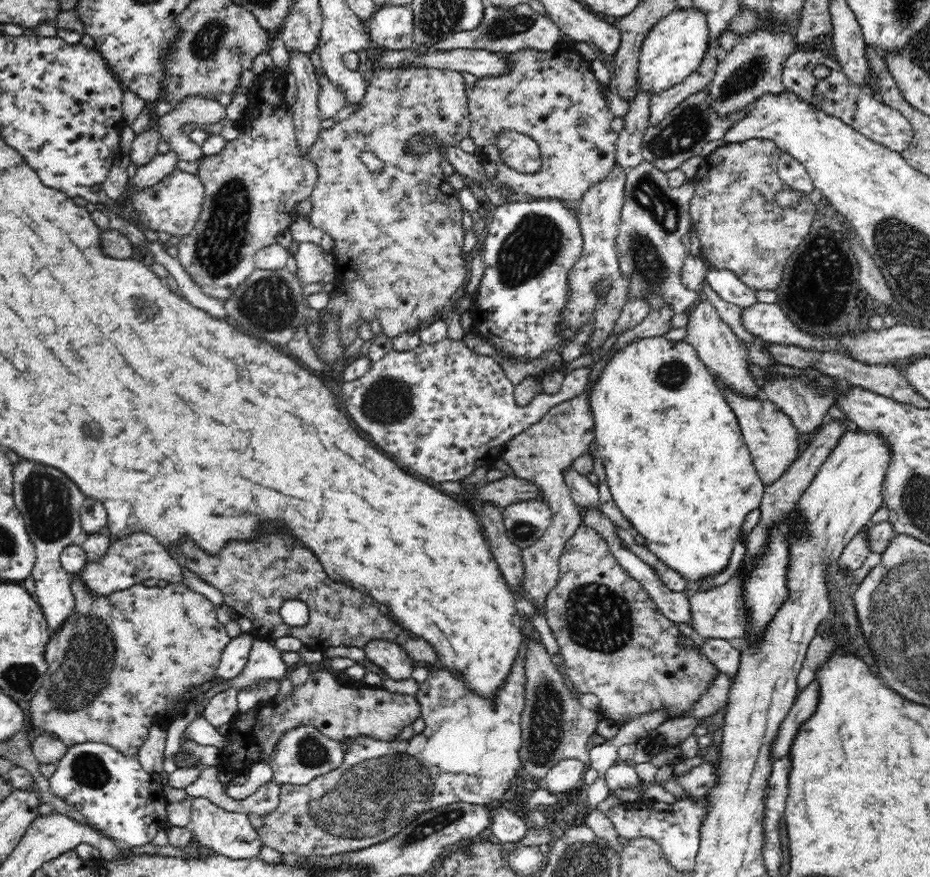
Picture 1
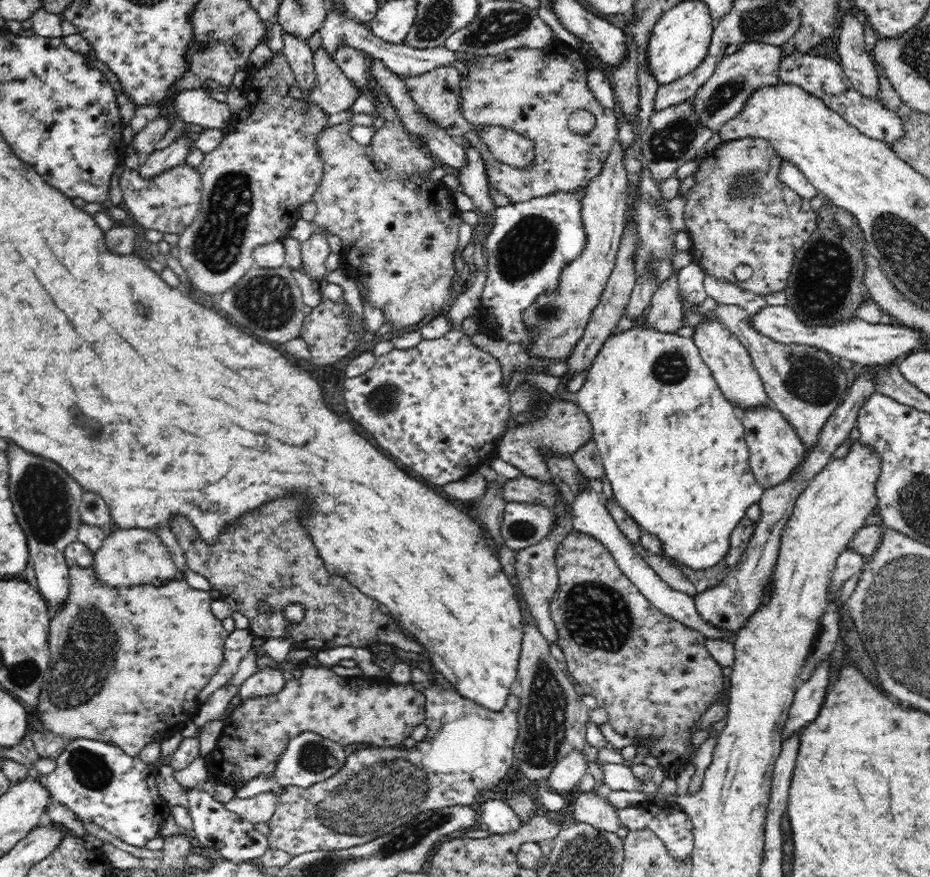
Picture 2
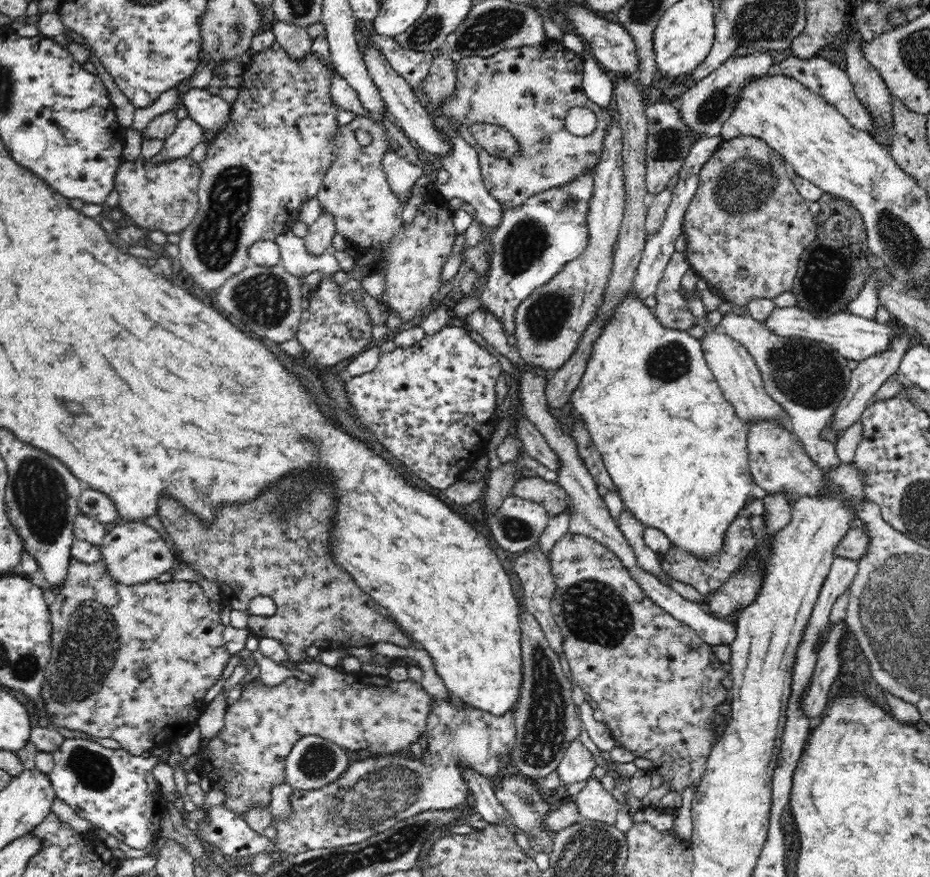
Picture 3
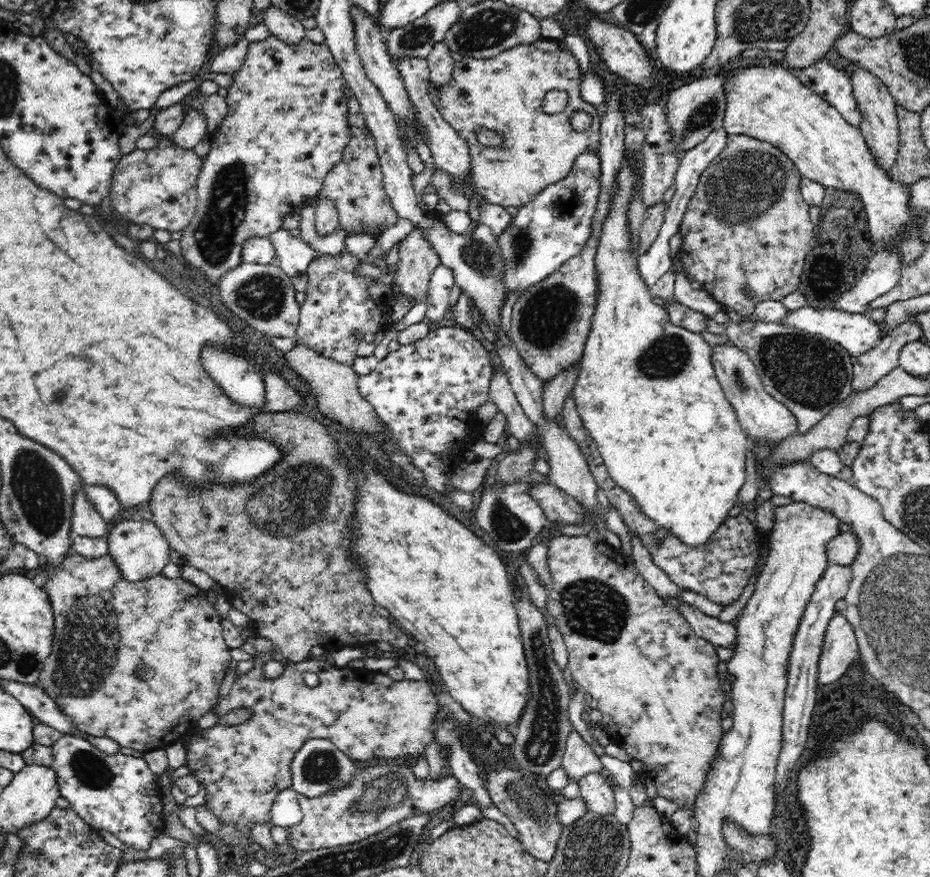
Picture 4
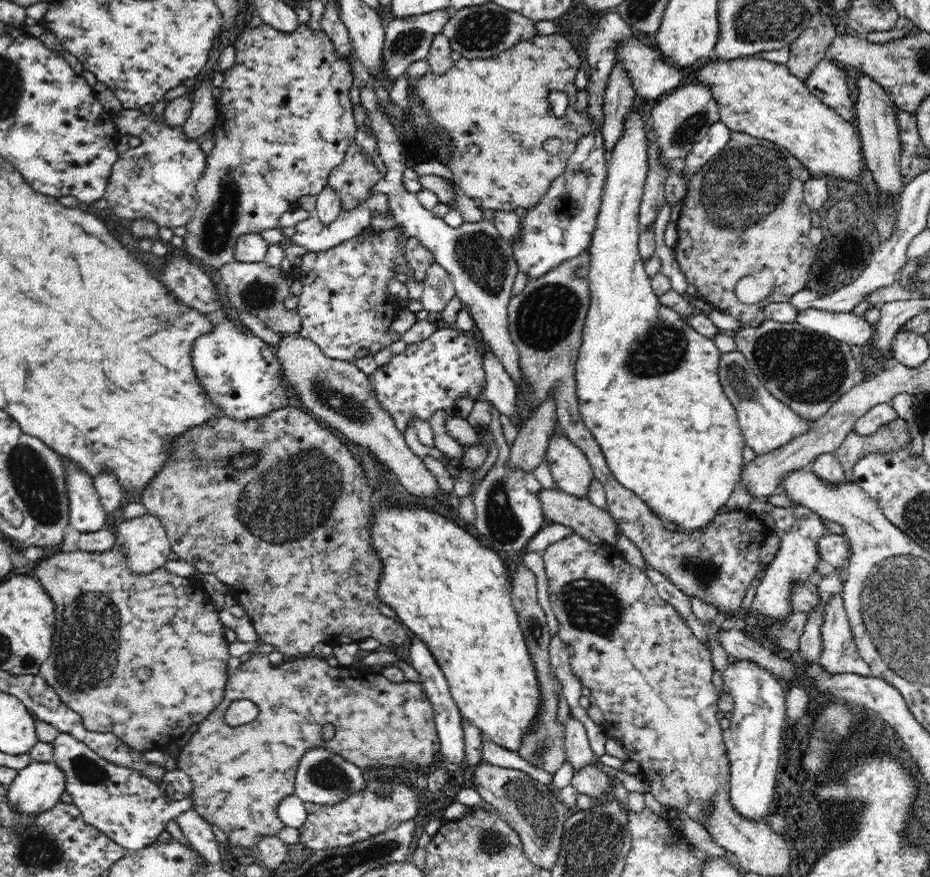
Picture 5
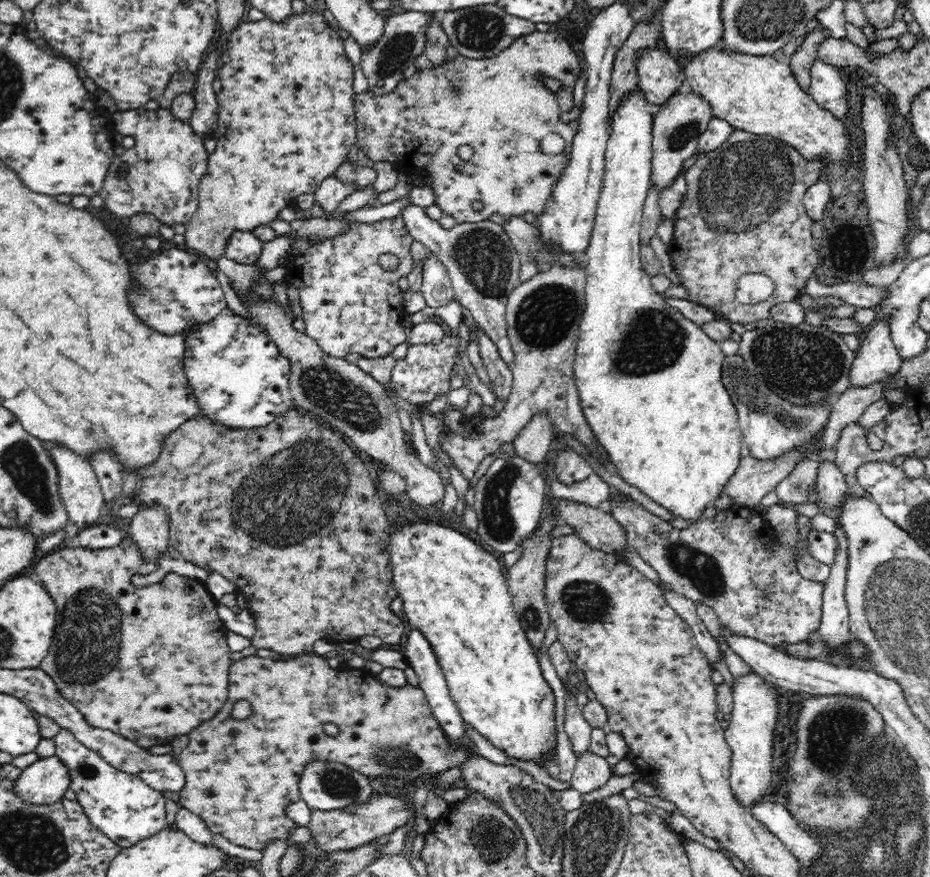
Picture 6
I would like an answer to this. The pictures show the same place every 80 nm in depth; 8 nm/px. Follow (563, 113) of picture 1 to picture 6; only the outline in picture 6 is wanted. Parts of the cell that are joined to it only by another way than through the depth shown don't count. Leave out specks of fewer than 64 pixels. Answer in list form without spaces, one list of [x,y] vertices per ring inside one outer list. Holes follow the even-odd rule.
[[[534,31],[529,35],[518,37],[514,42],[504,50],[501,50],[496,56],[489,59],[469,59],[465,56],[458,55],[452,60],[444,61],[439,67],[431,67],[422,71],[416,71],[413,76],[407,80],[400,81],[398,86],[391,92],[385,95],[378,96],[376,93],[368,90],[363,94],[355,96],[355,119],[357,124],[357,145],[359,148],[364,148],[370,160],[384,162],[388,161],[398,173],[406,172],[417,176],[424,176],[431,180],[431,188],[435,194],[435,204],[442,208],[446,214],[452,214],[458,224],[462,222],[480,222],[487,220],[492,214],[500,214],[500,216],[521,216],[524,212],[532,212],[532,214],[540,214],[544,210],[546,200],[552,194],[552,188],[556,184],[558,176],[561,174],[563,168],[568,164],[571,148],[573,145],[573,138],[579,129],[579,120],[570,120],[563,122],[560,119],[562,112],[569,112],[575,106],[574,95],[574,82],[580,74],[584,73],[584,65],[582,60],[576,55],[576,52],[568,41],[556,31]],[[546,78],[553,78],[560,81],[560,87],[556,91],[551,91],[544,80]],[[548,134],[560,134],[565,140],[565,148],[560,154],[546,154],[540,147],[540,142],[544,136]],[[467,144],[471,146],[473,154],[469,160],[463,160],[458,155],[458,147]],[[474,200],[482,202],[482,209],[475,210],[472,207]]]

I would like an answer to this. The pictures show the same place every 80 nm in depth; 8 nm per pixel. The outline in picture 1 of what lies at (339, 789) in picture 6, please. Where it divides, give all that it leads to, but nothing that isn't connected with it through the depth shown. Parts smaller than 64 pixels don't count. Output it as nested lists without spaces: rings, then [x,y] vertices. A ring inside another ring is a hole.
[[[298,724],[294,728],[286,728],[280,740],[274,744],[272,756],[268,761],[273,772],[273,779],[282,784],[304,785],[320,774],[326,774],[338,768],[344,758],[344,747],[340,741],[332,740],[322,734],[315,726]]]

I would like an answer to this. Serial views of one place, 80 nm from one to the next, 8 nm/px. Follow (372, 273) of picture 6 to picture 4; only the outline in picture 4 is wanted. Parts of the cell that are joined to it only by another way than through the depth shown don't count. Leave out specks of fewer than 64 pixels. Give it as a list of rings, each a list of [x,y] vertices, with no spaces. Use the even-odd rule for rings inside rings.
[[[345,250],[337,257],[322,255],[310,263],[305,272],[309,282],[305,302],[300,306],[296,340],[339,364],[352,364],[359,344],[374,342],[382,327],[390,323],[388,308],[377,308],[378,304],[368,294],[366,284],[369,278],[354,275],[358,272],[358,263],[358,259]]]

